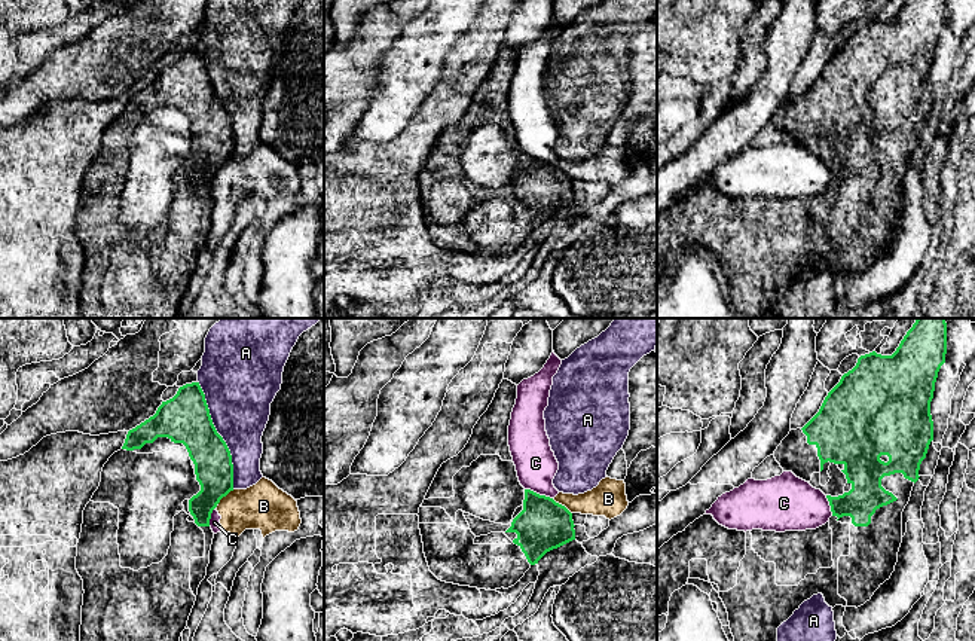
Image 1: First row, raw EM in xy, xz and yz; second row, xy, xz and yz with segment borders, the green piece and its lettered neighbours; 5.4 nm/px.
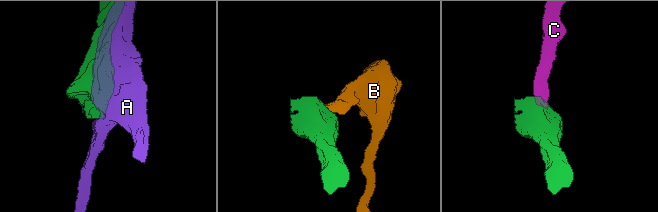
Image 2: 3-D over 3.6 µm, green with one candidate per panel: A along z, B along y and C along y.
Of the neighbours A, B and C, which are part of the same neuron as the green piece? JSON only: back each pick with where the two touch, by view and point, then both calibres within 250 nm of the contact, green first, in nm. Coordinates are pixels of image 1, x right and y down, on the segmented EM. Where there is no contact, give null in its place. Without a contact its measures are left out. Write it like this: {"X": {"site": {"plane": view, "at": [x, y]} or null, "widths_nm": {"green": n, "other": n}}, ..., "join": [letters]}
{"join": []}

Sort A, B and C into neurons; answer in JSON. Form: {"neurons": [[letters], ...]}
{"neurons": [["A"], ["B", "C"]]}

